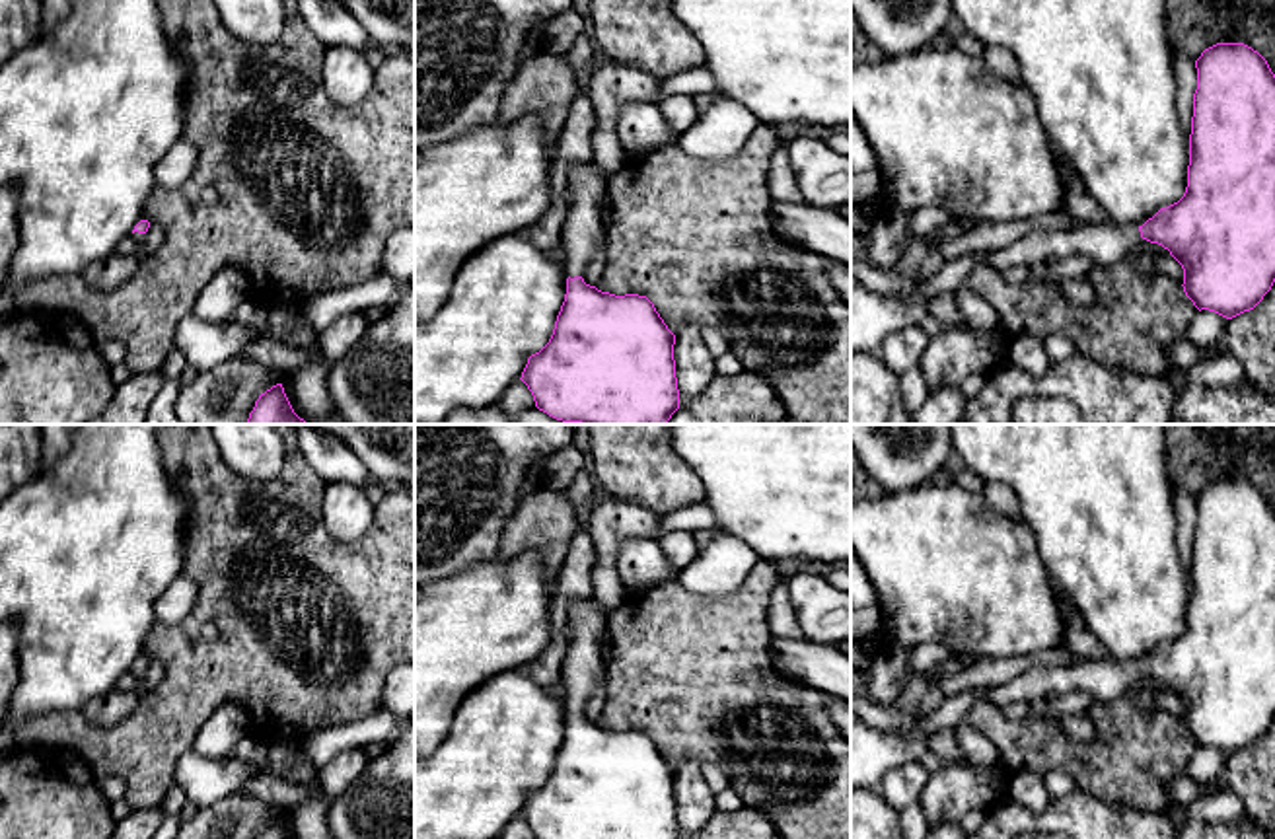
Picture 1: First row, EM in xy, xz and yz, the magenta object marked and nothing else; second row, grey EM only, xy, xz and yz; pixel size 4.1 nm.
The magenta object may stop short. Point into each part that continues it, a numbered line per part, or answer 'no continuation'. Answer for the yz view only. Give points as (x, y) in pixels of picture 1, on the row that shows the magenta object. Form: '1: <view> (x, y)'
1: yz (1108, 242)

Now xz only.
1: xz (586, 222)

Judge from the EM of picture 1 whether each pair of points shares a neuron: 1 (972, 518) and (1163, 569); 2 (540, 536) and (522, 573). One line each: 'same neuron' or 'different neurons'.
1: different neurons
2: different neurons

